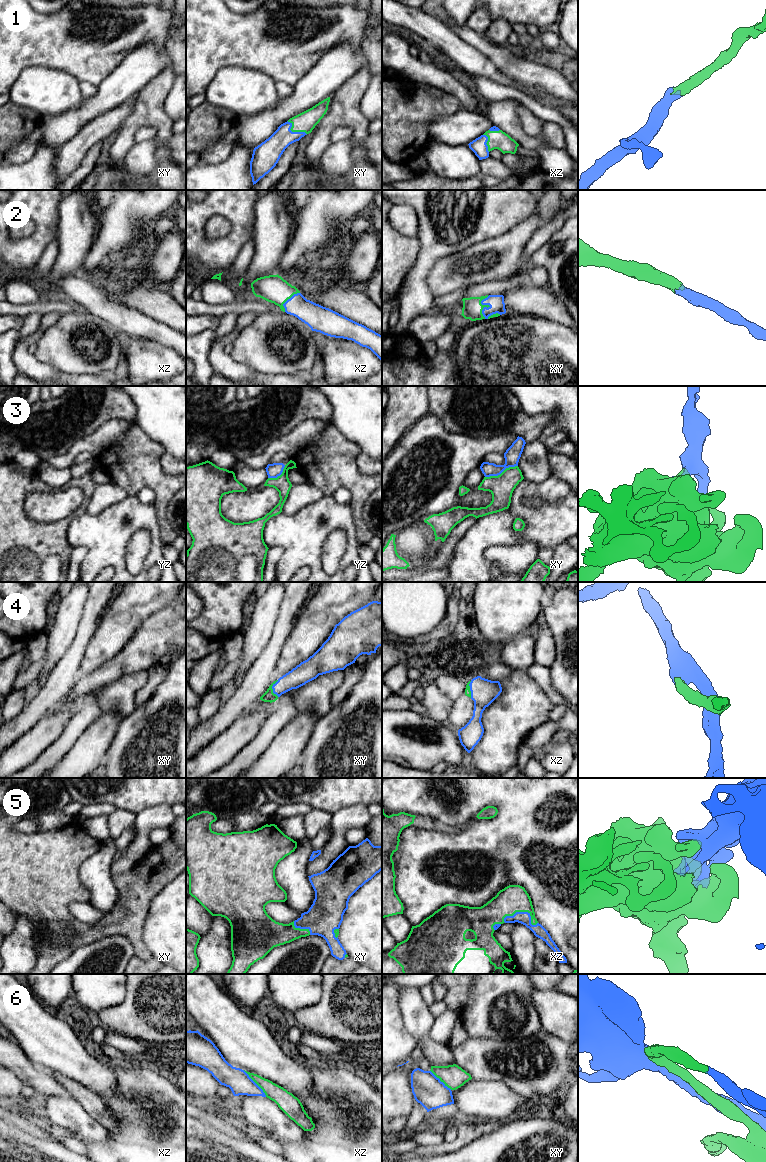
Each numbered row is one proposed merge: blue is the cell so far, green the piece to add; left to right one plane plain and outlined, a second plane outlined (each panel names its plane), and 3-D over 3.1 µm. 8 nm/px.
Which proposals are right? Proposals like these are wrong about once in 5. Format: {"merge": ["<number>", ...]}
{"merge": ["1", "2", "4", "5", "6"]}

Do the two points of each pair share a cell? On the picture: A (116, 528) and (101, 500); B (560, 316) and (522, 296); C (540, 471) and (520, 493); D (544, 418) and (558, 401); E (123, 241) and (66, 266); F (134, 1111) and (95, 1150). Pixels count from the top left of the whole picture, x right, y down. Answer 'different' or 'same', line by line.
A: different
B: same
C: different
D: different
E: different
F: same

